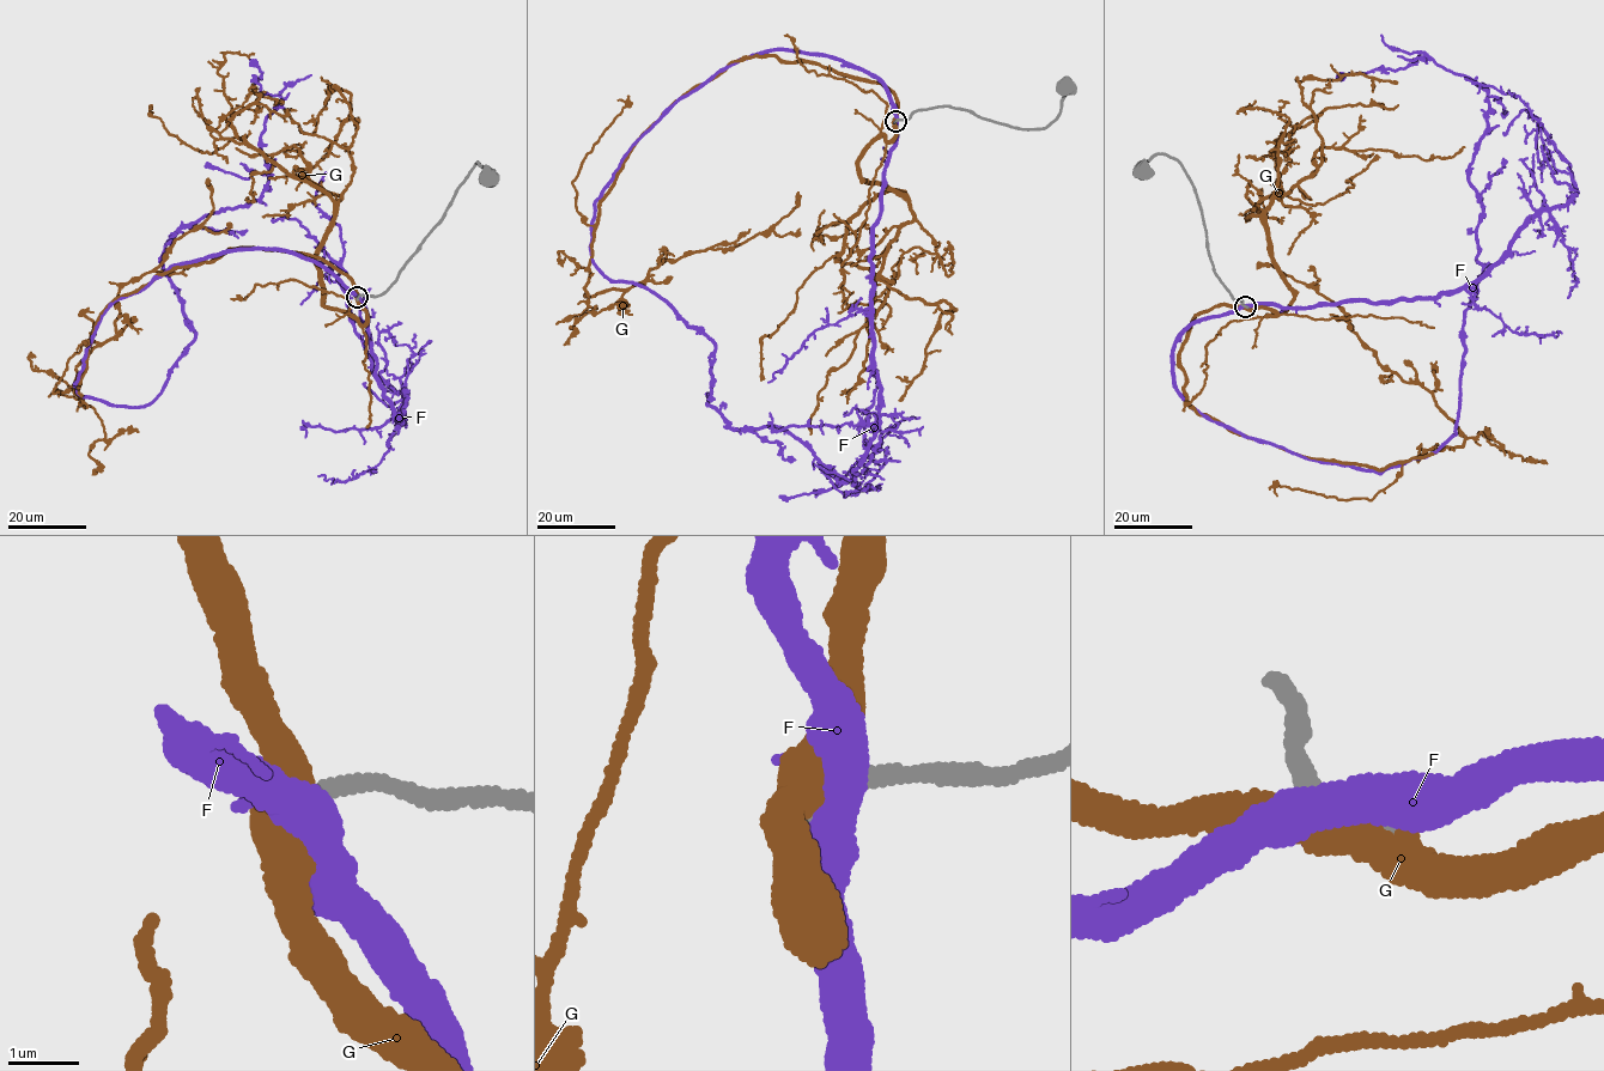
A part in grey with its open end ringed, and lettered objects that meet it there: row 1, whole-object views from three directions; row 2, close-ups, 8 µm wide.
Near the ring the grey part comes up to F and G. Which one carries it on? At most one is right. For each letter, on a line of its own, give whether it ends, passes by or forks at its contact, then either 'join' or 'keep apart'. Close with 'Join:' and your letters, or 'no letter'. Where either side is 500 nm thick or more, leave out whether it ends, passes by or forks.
F: it forks; keep apart
G: it passes by; join
Join: G

